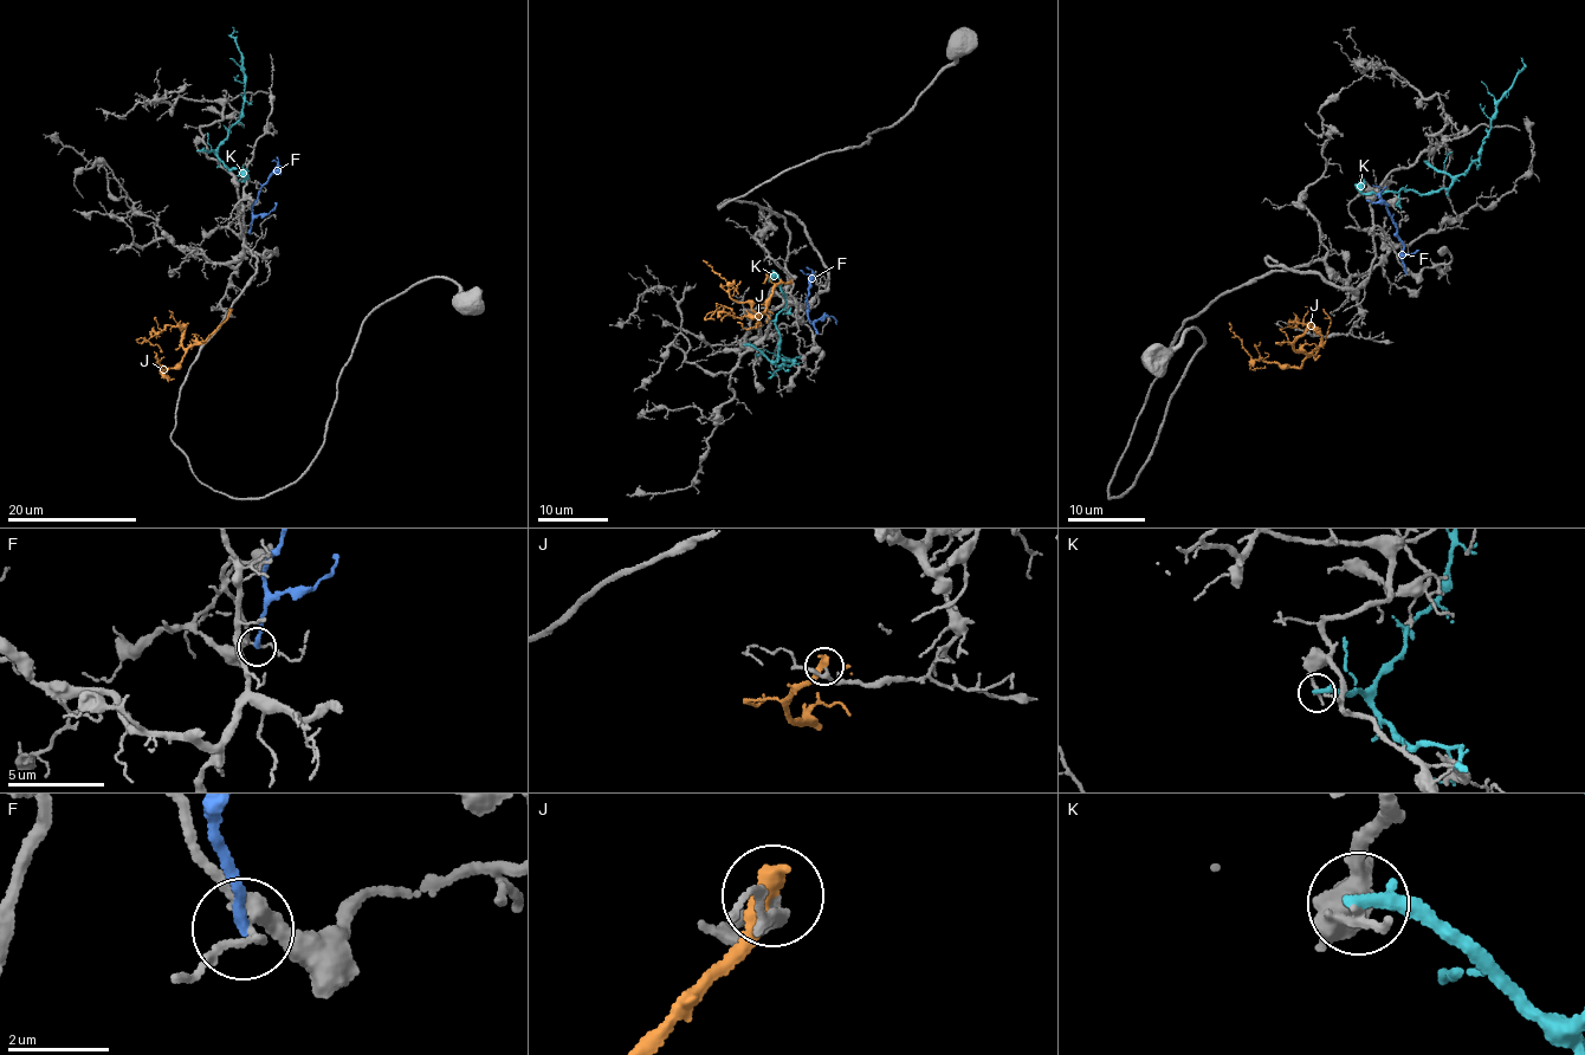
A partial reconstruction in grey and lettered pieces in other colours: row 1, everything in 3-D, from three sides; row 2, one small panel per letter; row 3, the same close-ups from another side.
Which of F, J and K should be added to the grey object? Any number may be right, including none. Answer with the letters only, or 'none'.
none

